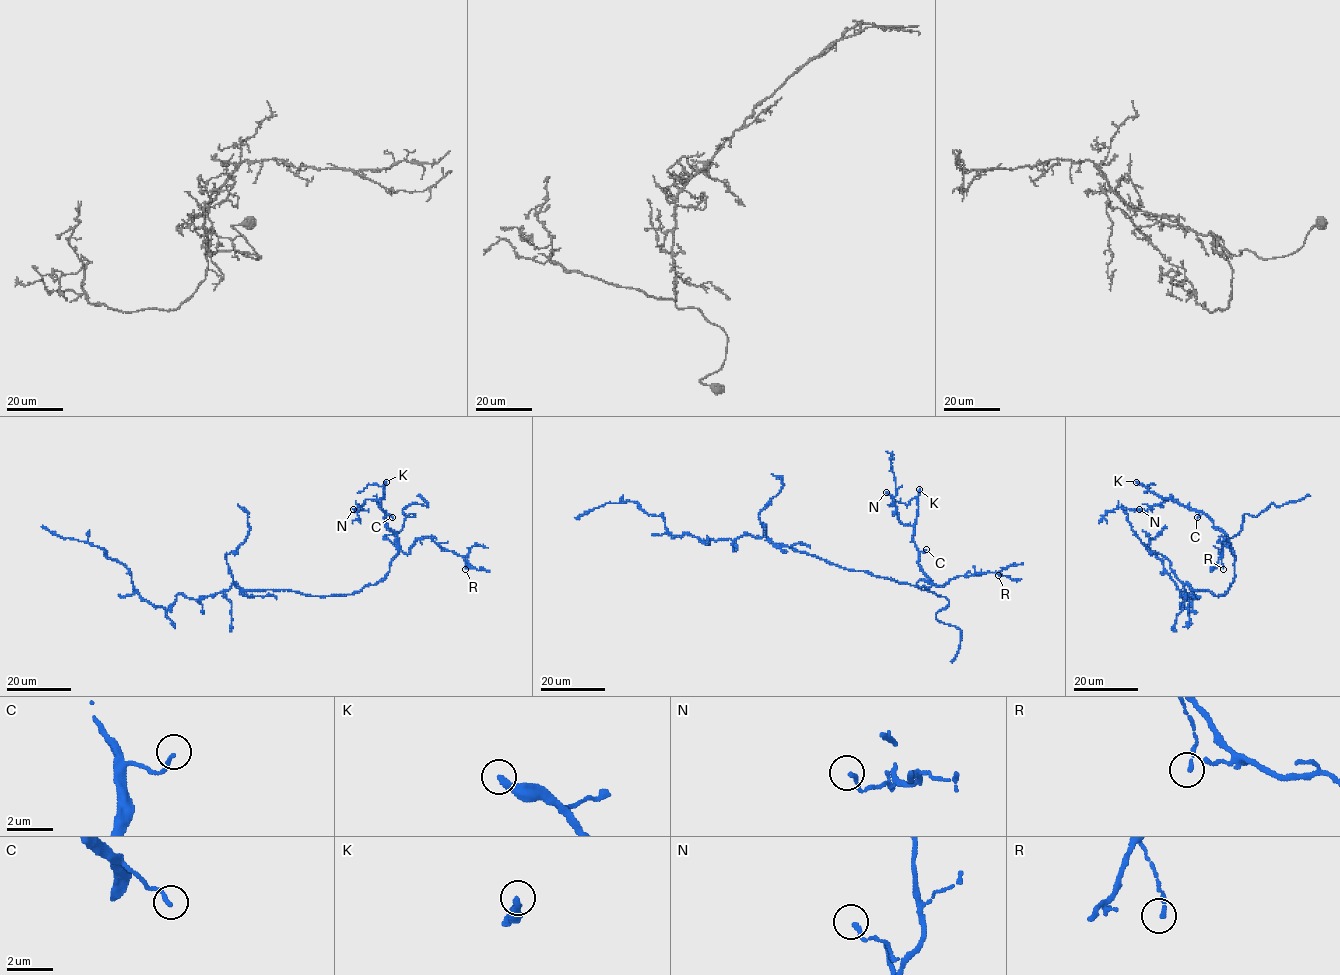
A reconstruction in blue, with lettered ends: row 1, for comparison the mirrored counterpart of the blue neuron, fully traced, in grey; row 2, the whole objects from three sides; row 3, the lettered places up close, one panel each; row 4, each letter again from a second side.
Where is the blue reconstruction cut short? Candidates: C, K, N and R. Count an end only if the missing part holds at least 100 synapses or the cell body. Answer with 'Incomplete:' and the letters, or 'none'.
Incomplete: K

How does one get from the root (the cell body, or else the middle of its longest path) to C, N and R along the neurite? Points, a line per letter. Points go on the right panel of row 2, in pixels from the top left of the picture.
C: (1207, 591), (1217, 596), (1226, 593), (1235, 577), (1235, 556), (1227, 536), (1204, 514), (1199, 512), (1197, 517)
N: (1207, 591), (1217, 596), (1224, 595), (1235, 577), (1235, 556), (1227, 536), (1204, 514), (1173, 499), (1139, 509)
R: (1207, 591), (1217, 596), (1224, 595), (1235, 577), (1233, 548), (1224, 537), (1219, 557), (1223, 569)

